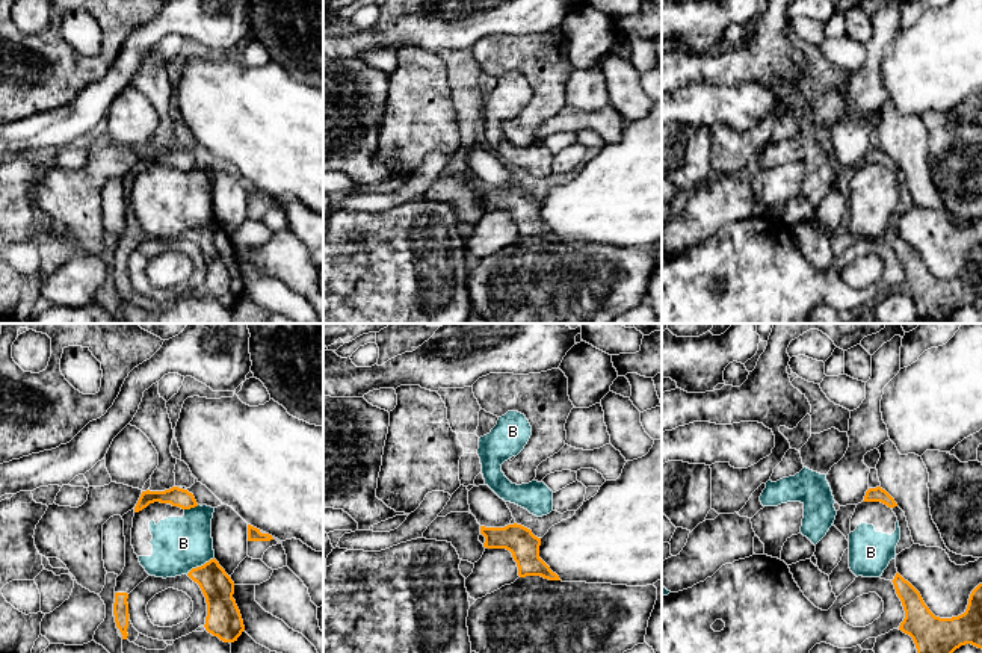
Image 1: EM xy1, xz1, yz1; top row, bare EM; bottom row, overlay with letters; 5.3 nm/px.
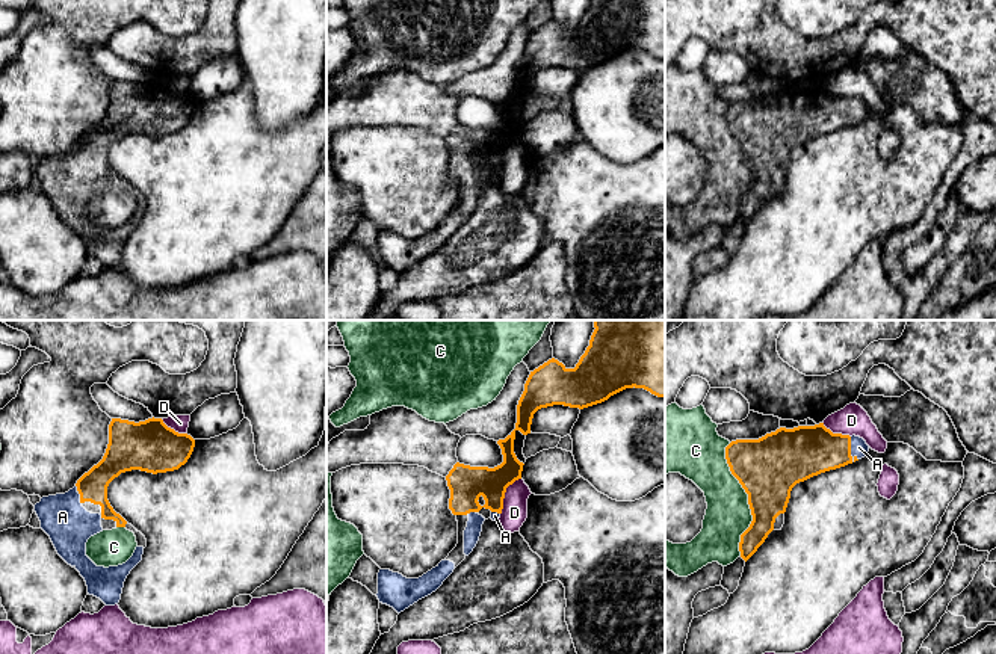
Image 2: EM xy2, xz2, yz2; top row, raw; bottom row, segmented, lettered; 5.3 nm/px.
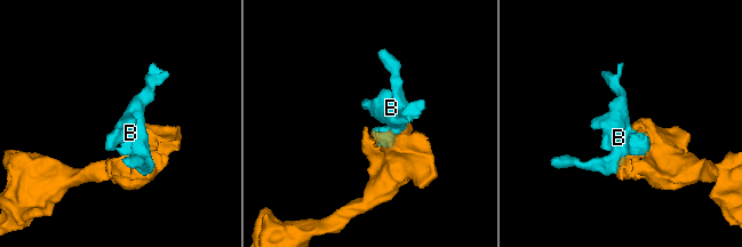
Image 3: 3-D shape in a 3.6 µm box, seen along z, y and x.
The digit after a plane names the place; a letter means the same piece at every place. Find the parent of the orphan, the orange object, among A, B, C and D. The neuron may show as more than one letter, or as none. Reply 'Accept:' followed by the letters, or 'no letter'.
Accept: A

